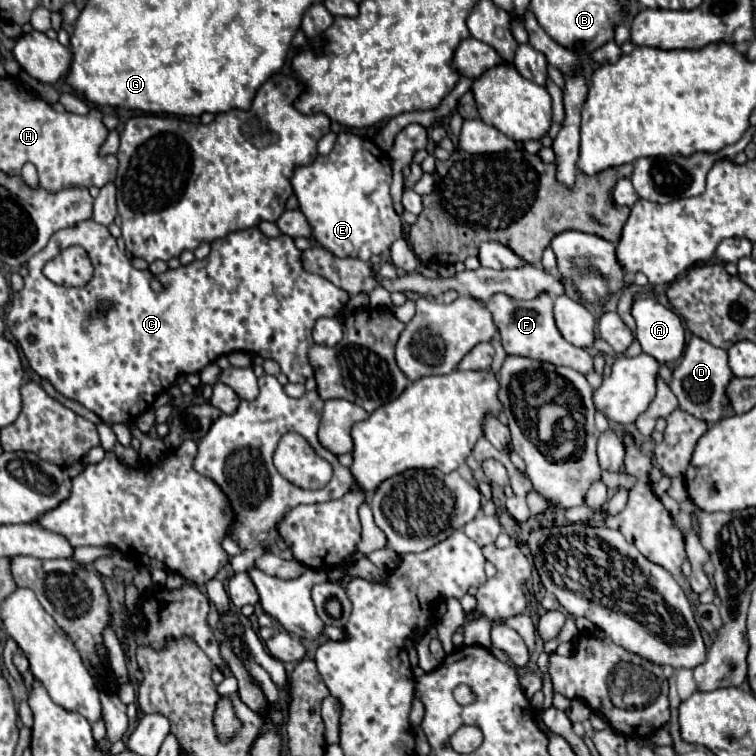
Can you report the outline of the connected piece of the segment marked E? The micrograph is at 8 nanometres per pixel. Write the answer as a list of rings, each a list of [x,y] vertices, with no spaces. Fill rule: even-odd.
[[[350,132],[338,134],[338,140],[330,154],[318,156],[310,166],[296,168],[290,178],[290,184],[300,204],[300,212],[306,216],[314,240],[338,258],[350,256],[364,262],[368,262],[374,254],[384,254],[386,250],[390,250],[390,244],[402,236],[402,220],[392,208],[390,182],[392,168],[388,156],[370,140],[364,140]]]

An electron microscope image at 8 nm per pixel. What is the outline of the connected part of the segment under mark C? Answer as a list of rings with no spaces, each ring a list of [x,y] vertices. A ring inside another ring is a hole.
[[[84,220],[72,228],[64,228],[60,232],[56,232],[50,242],[46,244],[44,250],[40,250],[38,254],[34,254],[30,260],[28,260],[28,276],[24,278],[24,290],[20,292],[14,292],[12,294],[12,306],[10,306],[10,312],[6,316],[6,324],[12,332],[12,336],[16,338],[16,342],[20,344],[30,368],[48,378],[52,382],[52,386],[64,394],[66,398],[72,398],[72,400],[78,400],[80,404],[84,404],[88,410],[92,410],[94,414],[98,414],[98,418],[104,422],[104,424],[118,424],[120,418],[124,422],[130,422],[134,418],[138,418],[140,414],[144,414],[146,410],[152,408],[152,402],[158,398],[158,394],[162,394],[164,390],[168,390],[170,386],[174,386],[174,382],[178,380],[180,374],[198,374],[202,368],[206,368],[208,364],[212,364],[216,358],[224,356],[224,354],[230,354],[230,352],[248,352],[248,354],[260,354],[262,358],[272,358],[280,364],[282,372],[288,376],[290,382],[306,382],[306,378],[314,376],[312,372],[312,366],[308,364],[308,358],[306,358],[306,352],[308,348],[314,344],[312,340],[312,328],[314,328],[314,322],[322,316],[336,316],[348,302],[348,292],[344,292],[342,288],[336,288],[330,280],[324,280],[322,276],[316,276],[316,274],[308,274],[302,264],[300,264],[300,250],[294,246],[294,240],[290,236],[278,236],[278,238],[268,238],[264,236],[258,228],[248,228],[248,230],[238,230],[238,232],[232,232],[220,240],[214,240],[212,242],[212,250],[210,254],[204,258],[204,260],[194,260],[186,266],[180,266],[176,270],[166,270],[162,274],[152,274],[150,270],[138,270],[132,266],[132,262],[128,260],[128,256],[124,252],[118,250],[118,244],[116,244],[116,238],[108,232],[106,226],[94,222],[94,220]],[[69,246],[82,246],[92,264],[94,264],[94,276],[92,280],[84,286],[84,288],[64,288],[64,286],[58,286],[58,284],[52,284],[48,278],[44,278],[42,274],[42,268],[44,264],[52,259],[52,256],[57,256],[59,252],[62,252],[64,248]],[[152,278],[158,278],[162,284],[164,284],[164,290],[162,292],[154,292],[150,282]],[[32,334],[36,336],[36,342],[28,342],[26,336]]]

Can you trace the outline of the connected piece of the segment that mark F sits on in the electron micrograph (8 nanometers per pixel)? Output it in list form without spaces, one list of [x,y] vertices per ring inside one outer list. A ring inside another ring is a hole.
[[[540,292],[532,300],[516,300],[508,294],[494,294],[486,302],[486,308],[492,314],[492,320],[500,332],[502,346],[508,356],[526,356],[526,358],[548,362],[554,366],[568,366],[582,374],[590,372],[592,356],[588,354],[588,350],[576,348],[562,338],[562,334],[558,332],[558,328],[554,324],[552,304],[554,304],[554,296],[550,292]]]

